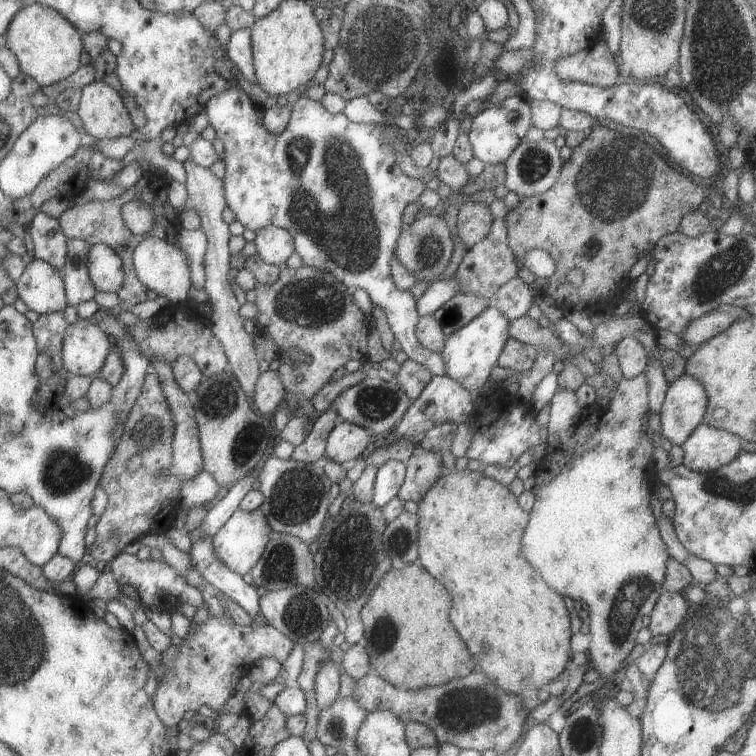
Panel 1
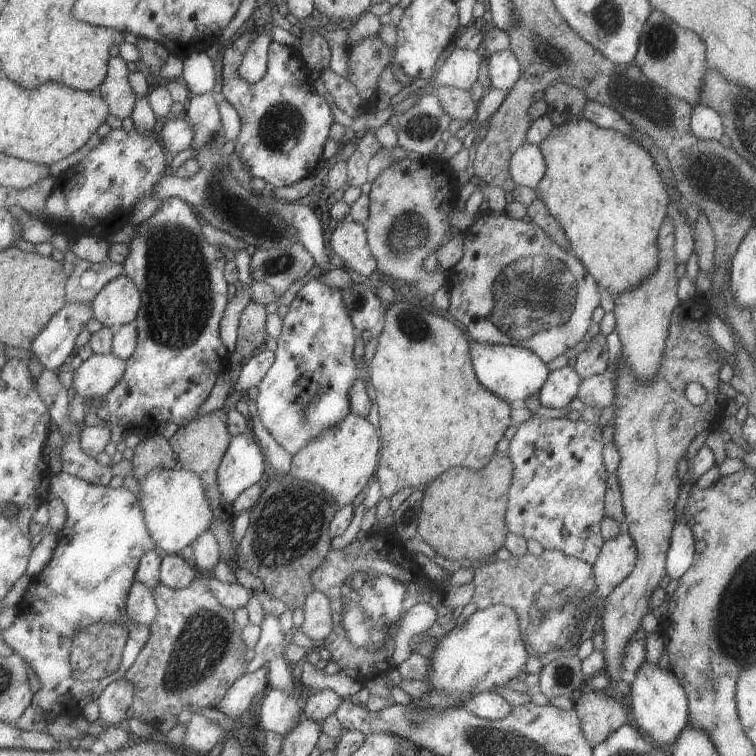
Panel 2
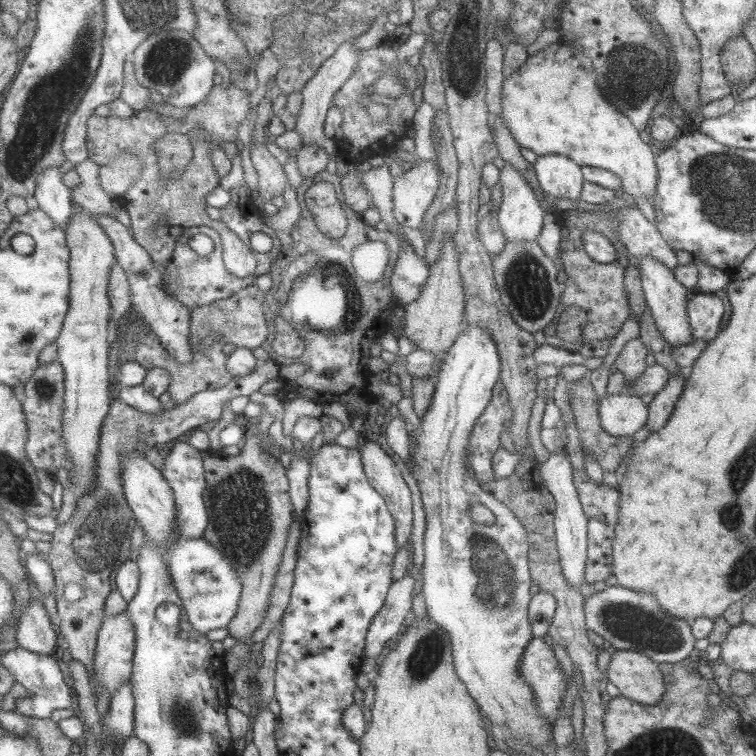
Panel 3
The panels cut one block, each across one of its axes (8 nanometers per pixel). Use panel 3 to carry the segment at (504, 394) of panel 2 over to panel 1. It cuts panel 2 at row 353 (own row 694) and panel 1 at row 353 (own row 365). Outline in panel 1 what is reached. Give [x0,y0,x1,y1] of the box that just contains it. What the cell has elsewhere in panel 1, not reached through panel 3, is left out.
[442,303,509,391]

